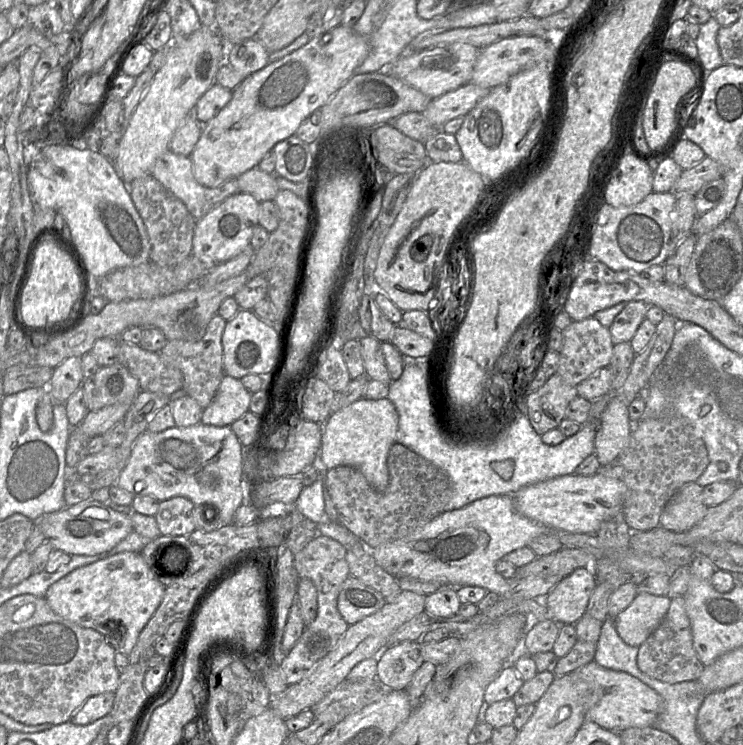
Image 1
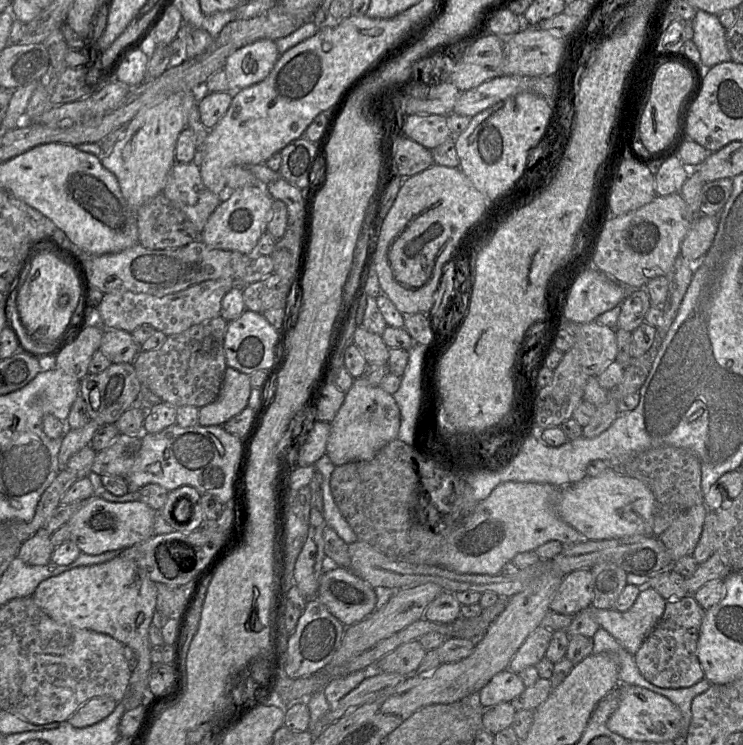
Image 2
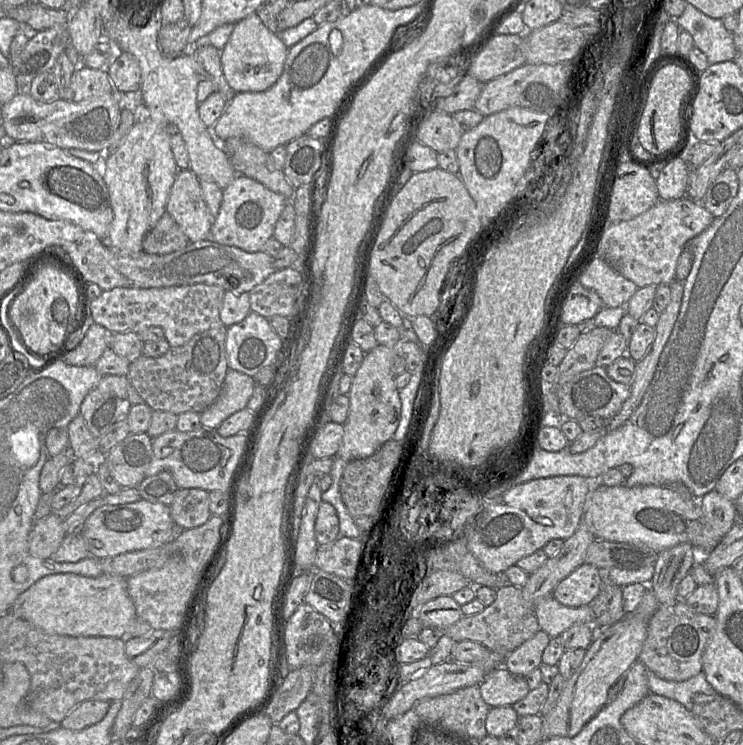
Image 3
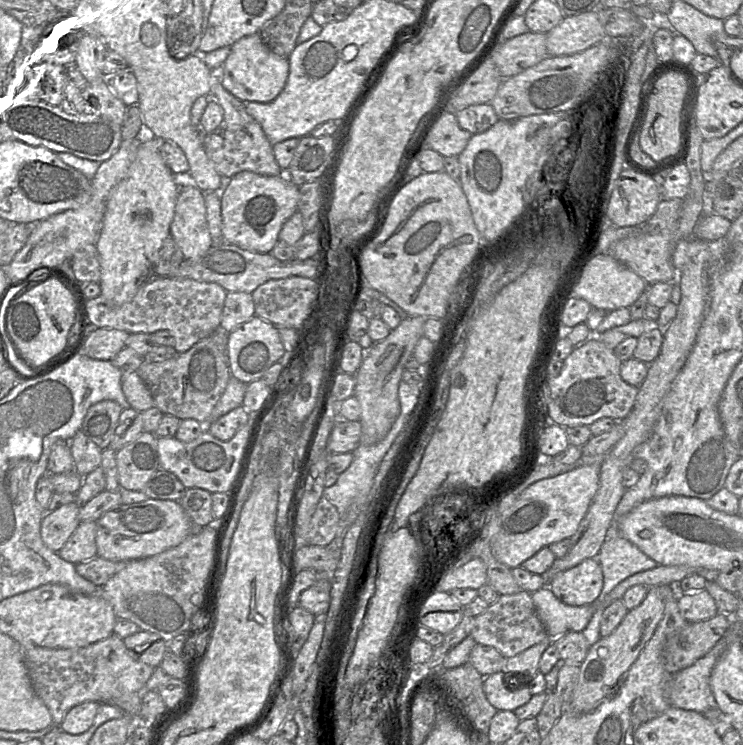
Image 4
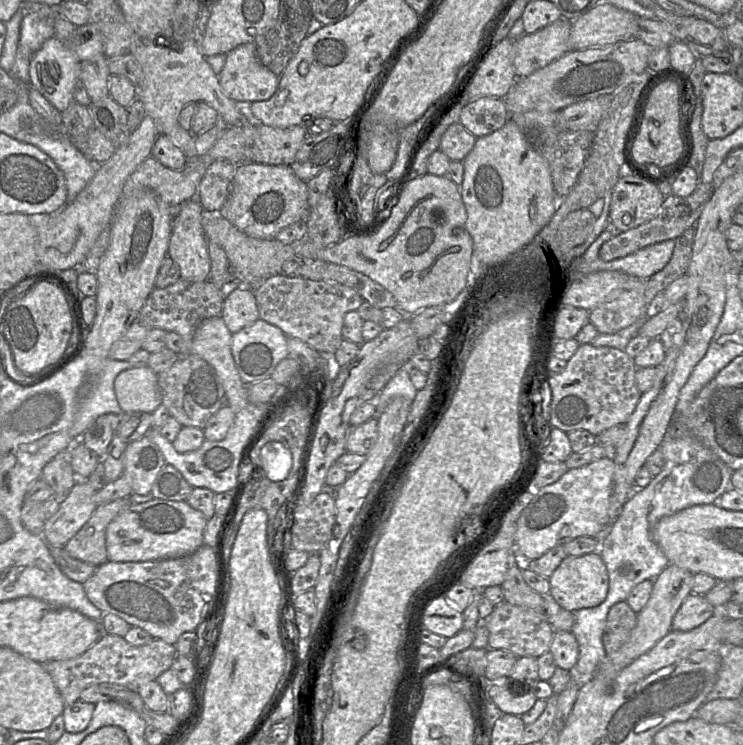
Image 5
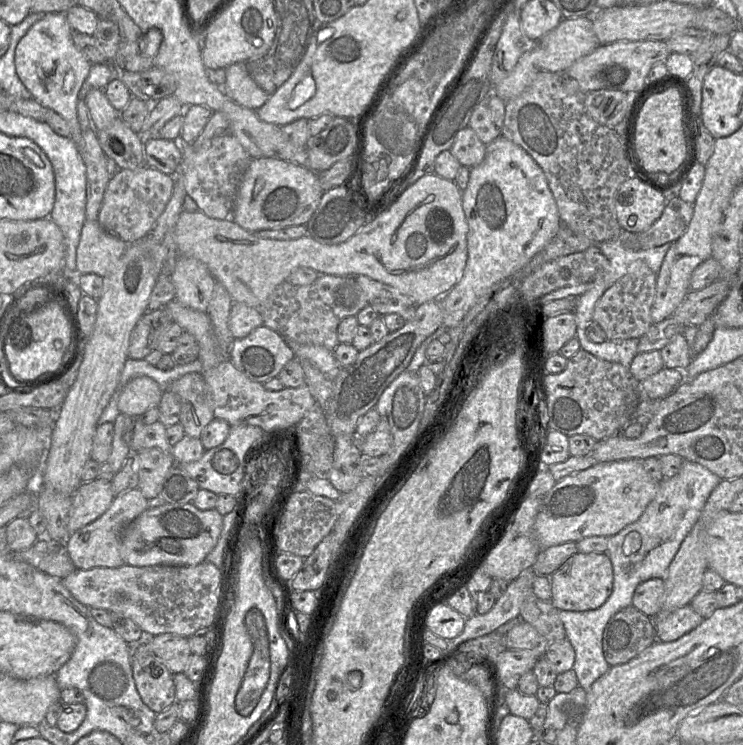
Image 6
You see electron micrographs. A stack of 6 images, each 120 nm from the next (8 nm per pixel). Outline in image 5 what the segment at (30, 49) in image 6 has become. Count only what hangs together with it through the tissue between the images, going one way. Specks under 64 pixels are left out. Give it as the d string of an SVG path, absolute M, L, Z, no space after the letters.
M53 36L47 39L30 61L28 84L42 94L60 113L74 99L74 87L79 79L80 60L65 44Z

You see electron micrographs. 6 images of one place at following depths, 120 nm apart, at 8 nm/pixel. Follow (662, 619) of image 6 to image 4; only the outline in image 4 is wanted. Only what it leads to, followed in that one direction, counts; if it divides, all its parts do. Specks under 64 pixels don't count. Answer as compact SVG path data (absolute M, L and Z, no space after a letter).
M705 589L683 593L678 600L678 608L688 623L709 620L719 613L714 599Z

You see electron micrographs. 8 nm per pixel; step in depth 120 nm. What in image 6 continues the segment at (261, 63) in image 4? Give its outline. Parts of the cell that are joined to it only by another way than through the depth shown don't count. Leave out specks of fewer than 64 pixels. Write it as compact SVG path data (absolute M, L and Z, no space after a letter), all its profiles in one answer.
M237 62L227 66L225 74L226 81L222 90L237 104L251 110L257 110L269 99L269 95L249 75L245 62Z

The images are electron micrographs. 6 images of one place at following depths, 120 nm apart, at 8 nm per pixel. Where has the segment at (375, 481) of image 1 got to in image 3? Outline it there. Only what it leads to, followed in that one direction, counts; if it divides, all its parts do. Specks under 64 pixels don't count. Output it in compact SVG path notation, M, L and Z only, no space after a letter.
M378 345L365 353L363 362L353 376L352 385L348 393L349 412L344 425L342 443L336 456L345 461L364 459L372 456L393 434L401 418L402 404L399 389L395 384L395 377L391 371L391 364L395 357L395 350L388 346Z

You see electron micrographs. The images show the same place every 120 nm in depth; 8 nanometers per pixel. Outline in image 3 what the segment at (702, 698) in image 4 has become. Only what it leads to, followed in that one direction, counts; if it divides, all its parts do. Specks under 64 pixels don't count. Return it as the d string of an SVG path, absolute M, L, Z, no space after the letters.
M648 671L647 680L650 693L675 700L691 713L695 695L712 695L716 692L708 683L703 671L681 682L667 681Z

